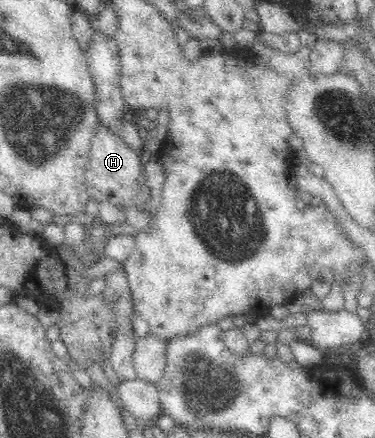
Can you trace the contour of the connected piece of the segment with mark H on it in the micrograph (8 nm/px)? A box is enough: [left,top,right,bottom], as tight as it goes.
[83,117,145,208]

